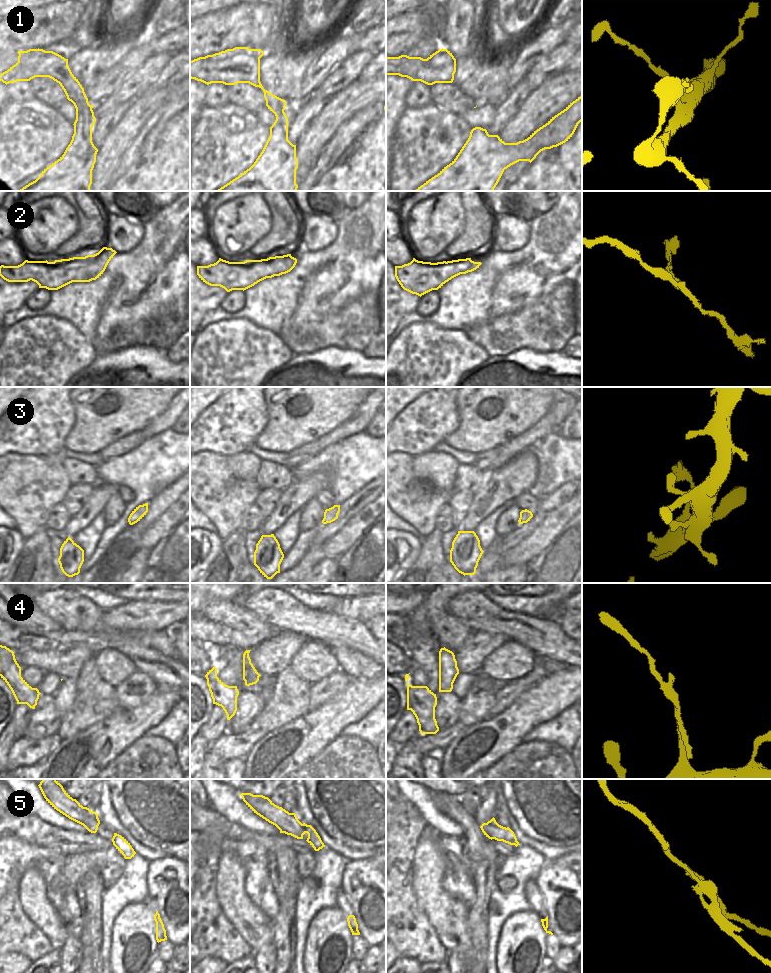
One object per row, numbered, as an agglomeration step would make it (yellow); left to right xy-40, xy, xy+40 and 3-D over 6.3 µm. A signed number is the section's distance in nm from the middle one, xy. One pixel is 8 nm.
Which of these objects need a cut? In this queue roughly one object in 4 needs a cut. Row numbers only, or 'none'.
1, 4, 5

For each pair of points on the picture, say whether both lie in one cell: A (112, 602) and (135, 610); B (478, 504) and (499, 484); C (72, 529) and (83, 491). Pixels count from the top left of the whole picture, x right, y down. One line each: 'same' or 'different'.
A: different
B: same
C: different

